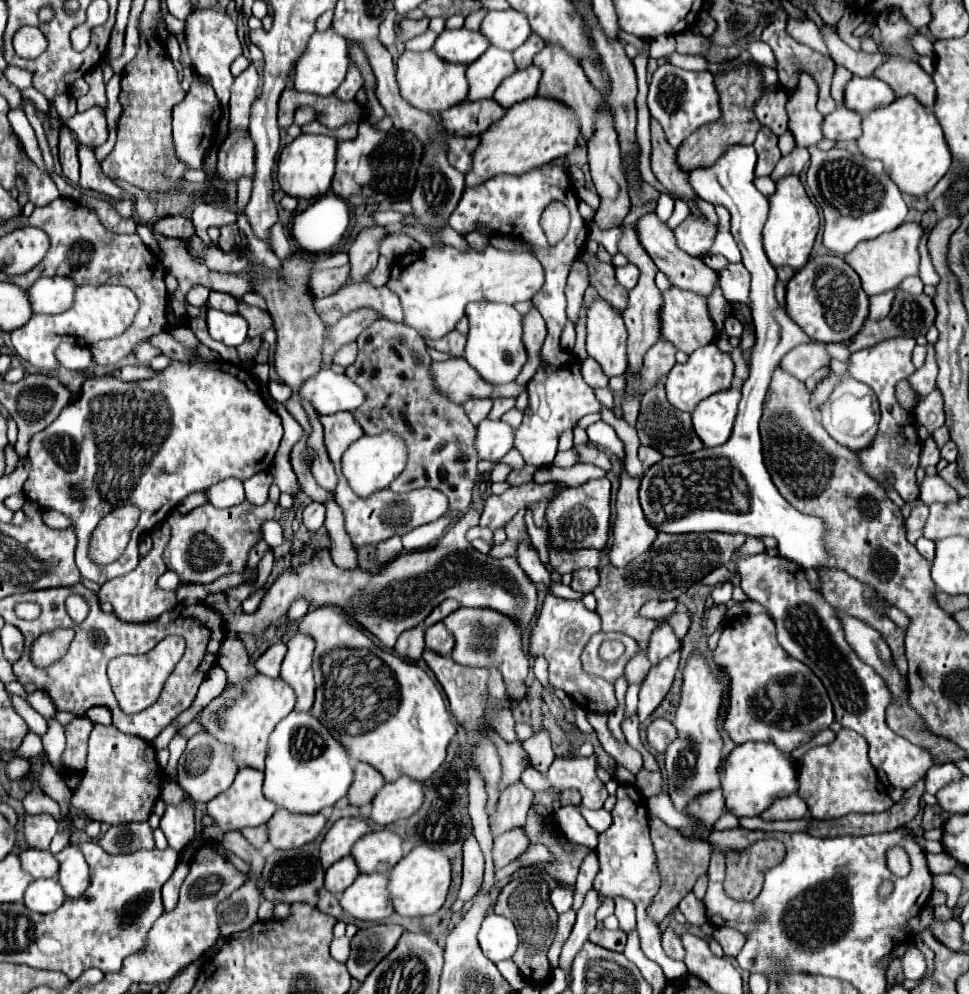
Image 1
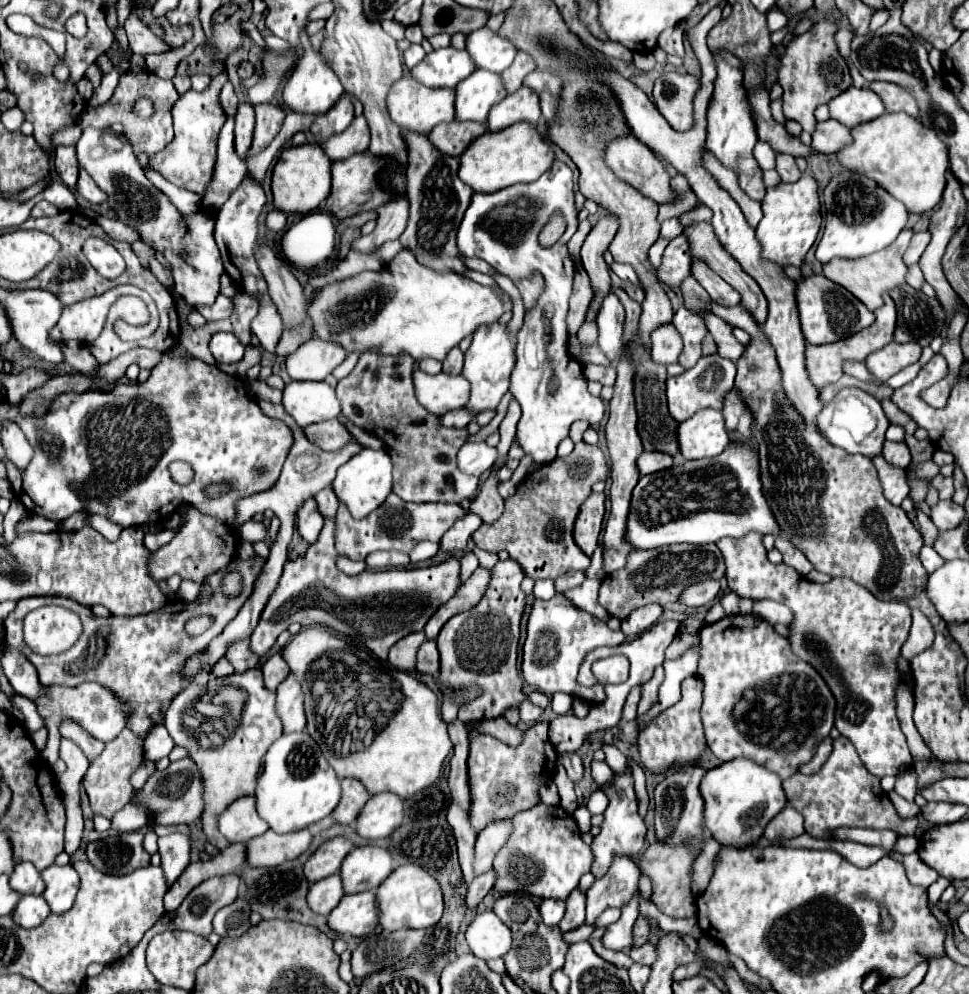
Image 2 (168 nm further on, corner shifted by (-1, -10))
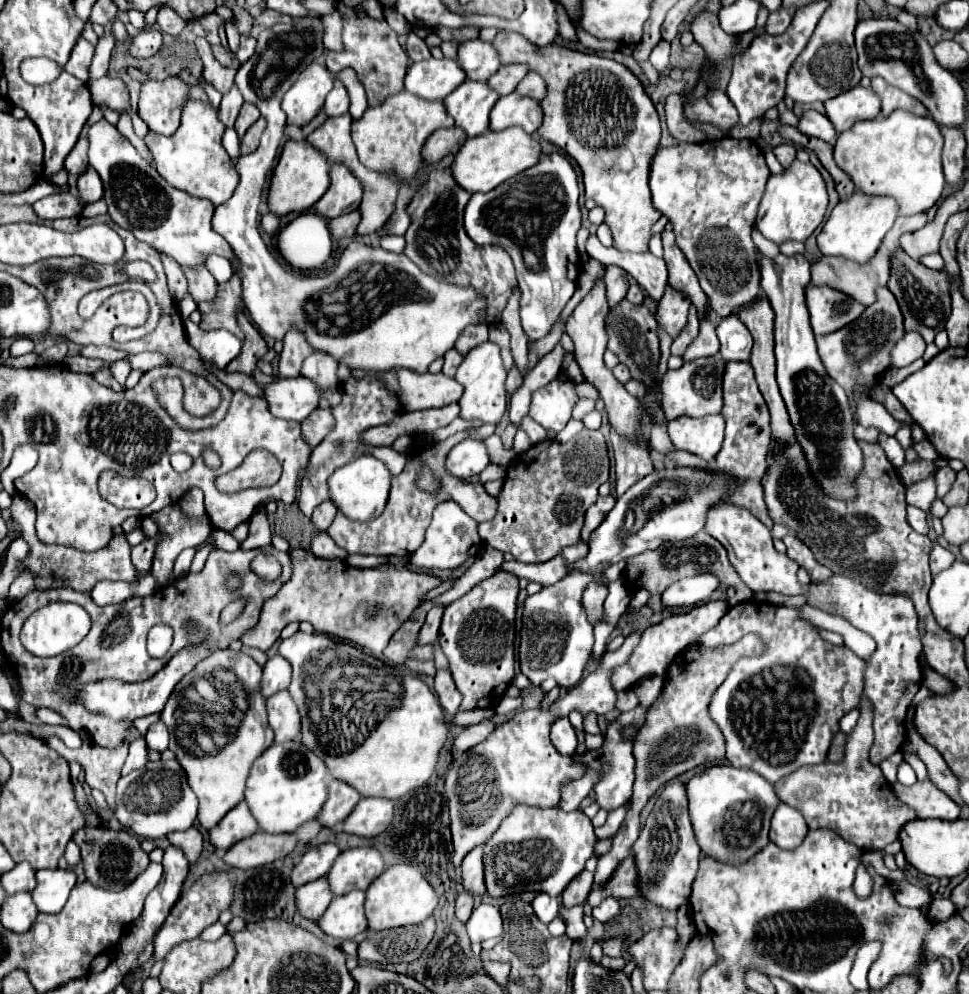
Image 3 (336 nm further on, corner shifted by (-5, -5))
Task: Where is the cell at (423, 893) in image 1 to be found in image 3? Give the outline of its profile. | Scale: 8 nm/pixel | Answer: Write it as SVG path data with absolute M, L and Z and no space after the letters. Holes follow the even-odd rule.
M395 864L389 866L377 880L373 880L373 886L367 888L367 900L365 900L365 914L371 930L387 930L397 926L409 926L409 924L421 924L427 920L437 904L439 896L435 894L433 886L427 882L427 878L421 874L419 868L411 864Z

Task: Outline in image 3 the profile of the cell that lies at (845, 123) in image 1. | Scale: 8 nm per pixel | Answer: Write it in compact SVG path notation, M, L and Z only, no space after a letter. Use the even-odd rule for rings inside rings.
M809 110L799 118L799 126L797 126L803 134L807 136L815 136L821 138L825 142L833 142L837 138L837 130L831 124L831 120L823 114L819 114L817 110Z

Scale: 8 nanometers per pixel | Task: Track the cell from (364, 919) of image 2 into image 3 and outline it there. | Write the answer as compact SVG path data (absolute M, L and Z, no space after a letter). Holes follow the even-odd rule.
M353 890L345 896L335 896L331 906L319 918L321 930L339 940L351 940L367 930L365 918L365 892Z

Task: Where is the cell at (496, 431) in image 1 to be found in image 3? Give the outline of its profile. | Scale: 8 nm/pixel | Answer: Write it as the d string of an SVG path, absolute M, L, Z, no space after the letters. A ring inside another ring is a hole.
M467 438L459 442L447 456L447 468L453 476L465 480L481 474L489 466L489 452L483 440Z

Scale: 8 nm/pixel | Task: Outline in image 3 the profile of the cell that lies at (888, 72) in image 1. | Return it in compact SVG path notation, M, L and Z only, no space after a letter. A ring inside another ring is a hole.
M875 76L871 80L871 86L879 94L879 98L881 98L881 104L883 104L881 112L883 112L883 116L889 116L897 108L907 110L907 112L913 112L917 116L927 116L927 110L925 110L925 106L921 106L921 102L917 102L913 96L905 94L903 90L887 84L883 78Z

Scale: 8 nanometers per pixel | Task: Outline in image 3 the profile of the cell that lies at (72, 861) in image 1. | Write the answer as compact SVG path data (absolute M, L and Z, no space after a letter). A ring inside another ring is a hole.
M55 868L55 870L37 870L37 888L31 892L39 912L57 914L65 906L71 888L77 884L75 870Z

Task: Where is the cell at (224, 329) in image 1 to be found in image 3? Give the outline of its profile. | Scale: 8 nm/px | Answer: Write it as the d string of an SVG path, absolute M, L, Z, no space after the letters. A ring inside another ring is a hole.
M189 318L184 321L187 340L203 358L209 358L215 366L225 368L233 358L239 356L243 342L227 330L205 332Z

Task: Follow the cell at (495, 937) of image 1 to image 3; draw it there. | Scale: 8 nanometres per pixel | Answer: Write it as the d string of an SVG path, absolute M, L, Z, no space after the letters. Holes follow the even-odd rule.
M487 902L477 904L471 918L467 920L467 932L469 932L471 942L499 938L503 934L503 918L501 918L499 908Z

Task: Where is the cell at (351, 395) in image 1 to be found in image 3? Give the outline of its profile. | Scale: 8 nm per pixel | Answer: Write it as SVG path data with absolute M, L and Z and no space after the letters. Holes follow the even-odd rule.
M305 376L281 378L265 388L265 400L273 416L283 420L303 422L315 408L319 408L319 386Z

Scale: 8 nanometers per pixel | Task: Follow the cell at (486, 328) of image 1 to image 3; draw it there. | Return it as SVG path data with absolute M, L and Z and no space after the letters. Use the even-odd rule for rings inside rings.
M491 340L479 344L477 348L469 350L469 354L465 356L465 360L461 362L455 380L463 384L465 392L459 400L461 406L461 418L465 420L481 420L481 422L493 422L497 424L507 408L507 390L505 390L505 378L507 378L507 370L503 366L501 360L501 352L499 346Z

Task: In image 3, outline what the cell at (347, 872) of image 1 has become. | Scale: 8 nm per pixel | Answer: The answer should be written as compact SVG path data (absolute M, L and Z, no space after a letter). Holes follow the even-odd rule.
M327 876L297 888L297 906L301 914L305 914L305 918L311 920L321 918L325 914L325 908L329 908L331 900L333 900L333 892Z

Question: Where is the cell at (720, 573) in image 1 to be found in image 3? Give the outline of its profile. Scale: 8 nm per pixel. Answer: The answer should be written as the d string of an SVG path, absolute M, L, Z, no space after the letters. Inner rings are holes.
M699 574L693 578L683 578L681 582L675 582L673 586L669 586L669 590L665 590L661 600L669 608L693 606L709 600L711 594L717 590L717 586L719 586L719 580L713 574Z

